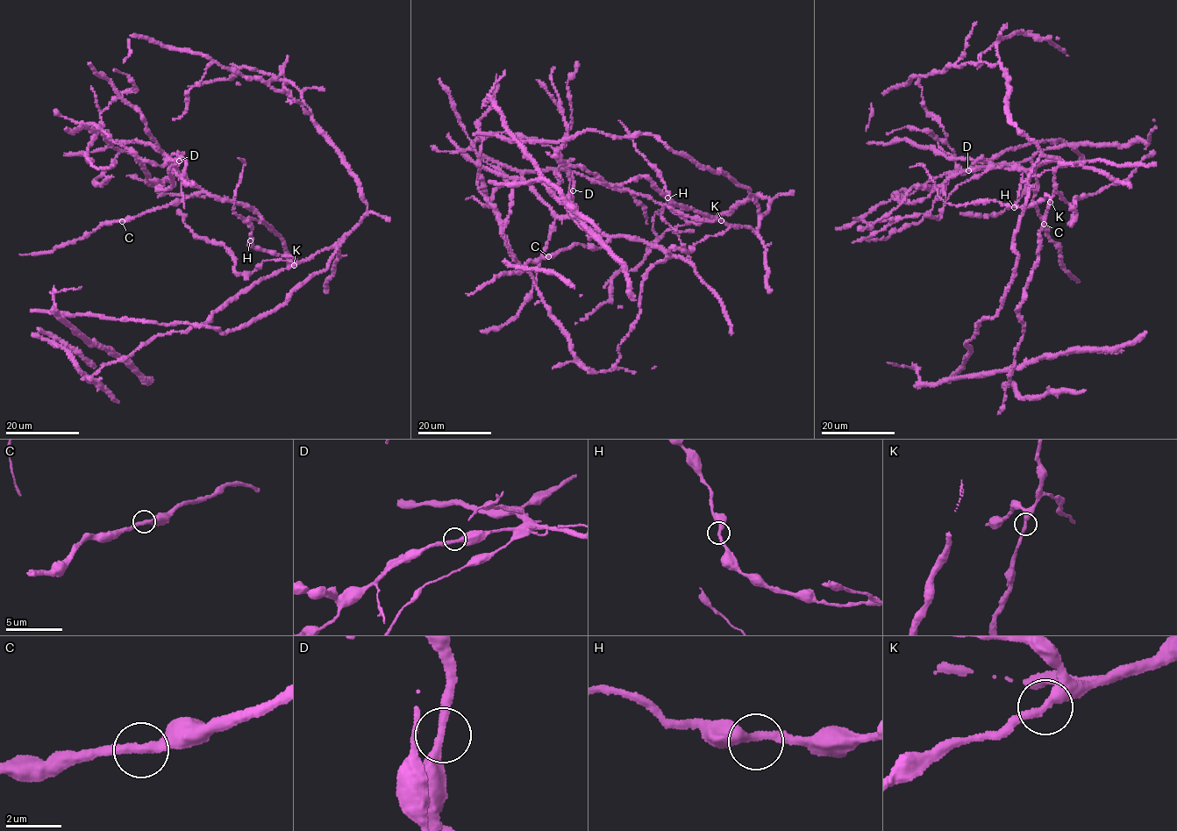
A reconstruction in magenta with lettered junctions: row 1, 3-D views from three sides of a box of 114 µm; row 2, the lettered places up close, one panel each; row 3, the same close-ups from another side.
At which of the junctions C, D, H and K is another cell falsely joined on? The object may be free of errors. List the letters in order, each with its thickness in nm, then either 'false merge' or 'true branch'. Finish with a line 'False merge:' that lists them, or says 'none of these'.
C: 320 nm | true branch
D: 300 nm | true branch
H: 320 nm | true branch
K: 320 nm | true branch
False merge: none of these

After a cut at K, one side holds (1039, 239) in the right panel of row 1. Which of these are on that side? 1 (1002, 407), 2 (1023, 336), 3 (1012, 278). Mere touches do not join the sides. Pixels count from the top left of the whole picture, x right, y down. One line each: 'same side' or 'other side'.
1: same side
2: same side
3: other side

